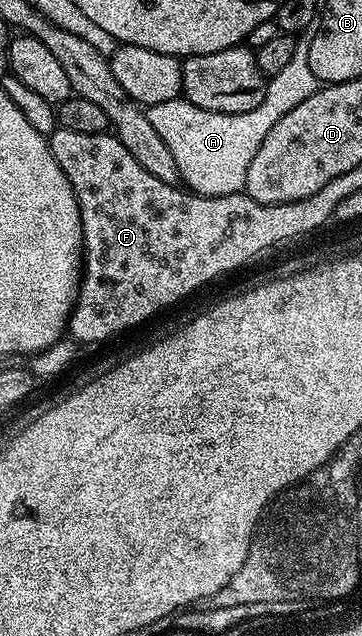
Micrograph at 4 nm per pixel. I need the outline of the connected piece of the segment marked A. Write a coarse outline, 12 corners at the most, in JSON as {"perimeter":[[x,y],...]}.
{"perimeter":[[311,36],[296,39],[261,106],[241,114],[180,98],[146,114],[180,181],[244,191],[265,134],[320,87]]}

